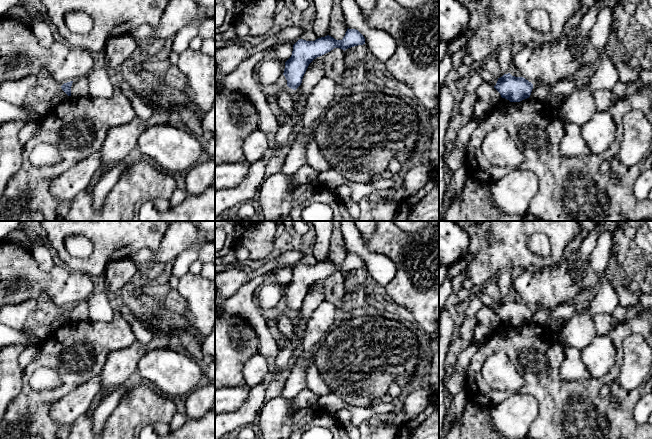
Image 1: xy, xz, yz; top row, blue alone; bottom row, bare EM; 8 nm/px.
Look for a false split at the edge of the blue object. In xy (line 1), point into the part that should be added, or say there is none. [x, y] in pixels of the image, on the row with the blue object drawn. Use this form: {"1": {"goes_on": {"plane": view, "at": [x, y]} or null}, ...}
{"1": {"goes_on": null}}

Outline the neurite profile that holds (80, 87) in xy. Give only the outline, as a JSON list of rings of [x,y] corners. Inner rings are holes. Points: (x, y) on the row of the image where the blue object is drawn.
[[[87,76],[78,78],[73,81],[71,86],[71,96],[83,97],[89,94],[89,81]]]

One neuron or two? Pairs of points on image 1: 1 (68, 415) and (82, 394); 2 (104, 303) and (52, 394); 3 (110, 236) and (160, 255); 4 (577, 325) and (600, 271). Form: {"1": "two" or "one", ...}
{"1": "one", "2": "two", "3": "two", "4": "one"}

